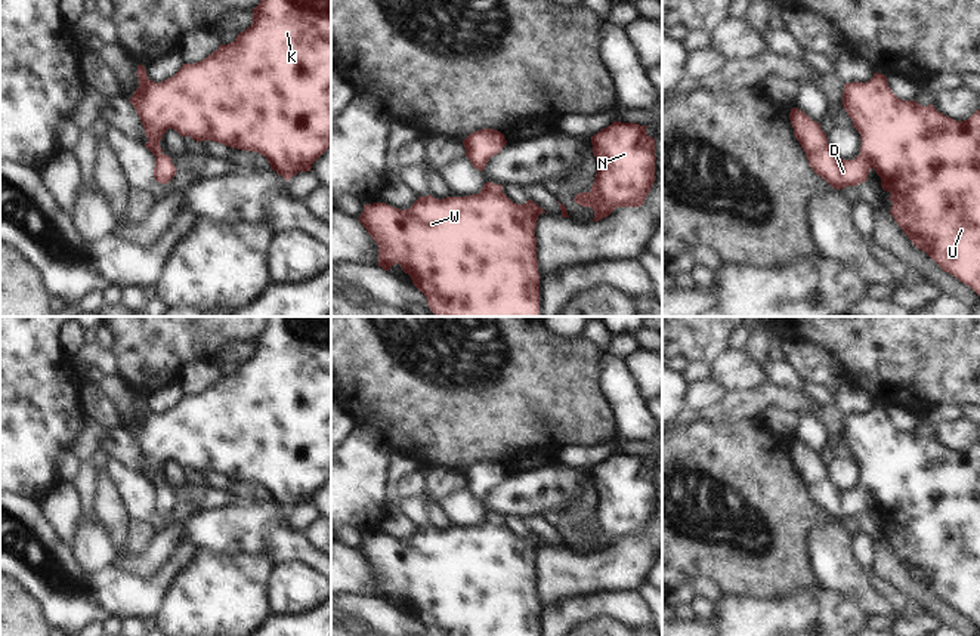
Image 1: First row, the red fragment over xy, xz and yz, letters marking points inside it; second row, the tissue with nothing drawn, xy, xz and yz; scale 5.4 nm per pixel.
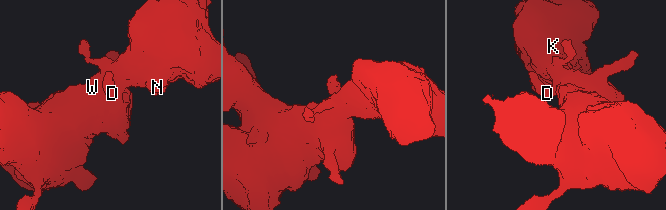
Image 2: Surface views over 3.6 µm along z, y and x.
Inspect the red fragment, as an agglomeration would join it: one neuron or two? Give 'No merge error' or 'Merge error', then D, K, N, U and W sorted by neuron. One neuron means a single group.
No merge error. Groups: D K N U W.

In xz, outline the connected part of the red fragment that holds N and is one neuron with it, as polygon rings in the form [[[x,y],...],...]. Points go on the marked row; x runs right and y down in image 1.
[[[613,121],[591,136],[597,173],[590,192],[579,192],[574,201],[594,210],[593,222],[608,217],[616,207],[643,206],[655,182],[655,139],[646,133],[647,126]]]

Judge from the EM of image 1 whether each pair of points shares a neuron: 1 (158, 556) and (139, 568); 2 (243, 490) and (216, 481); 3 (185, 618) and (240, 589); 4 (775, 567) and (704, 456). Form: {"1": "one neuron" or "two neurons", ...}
{"1": "one neuron", "2": "one neuron", "3": "one neuron", "4": "one neuron"}

